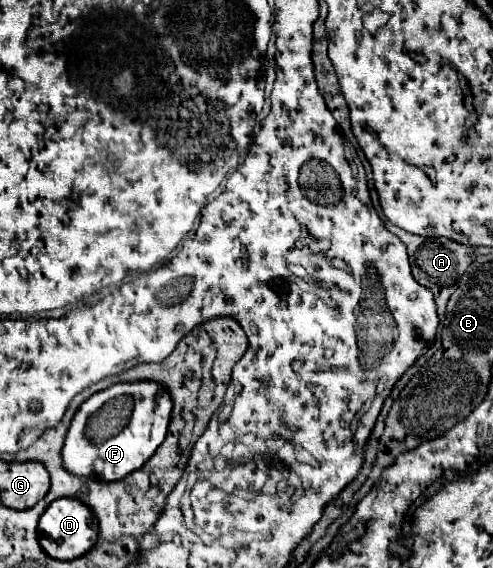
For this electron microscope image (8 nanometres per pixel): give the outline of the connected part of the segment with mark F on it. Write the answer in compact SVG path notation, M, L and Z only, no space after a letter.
M124 382L124 384L114 384L102 392L96 392L86 402L82 402L82 406L78 408L78 412L70 422L62 446L62 466L66 466L66 470L70 470L74 476L80 478L94 476L102 482L122 480L134 470L142 468L144 462L148 462L150 456L156 452L156 448L164 442L170 424L170 414L172 414L172 398L166 392L166 388L160 386L158 382Z

